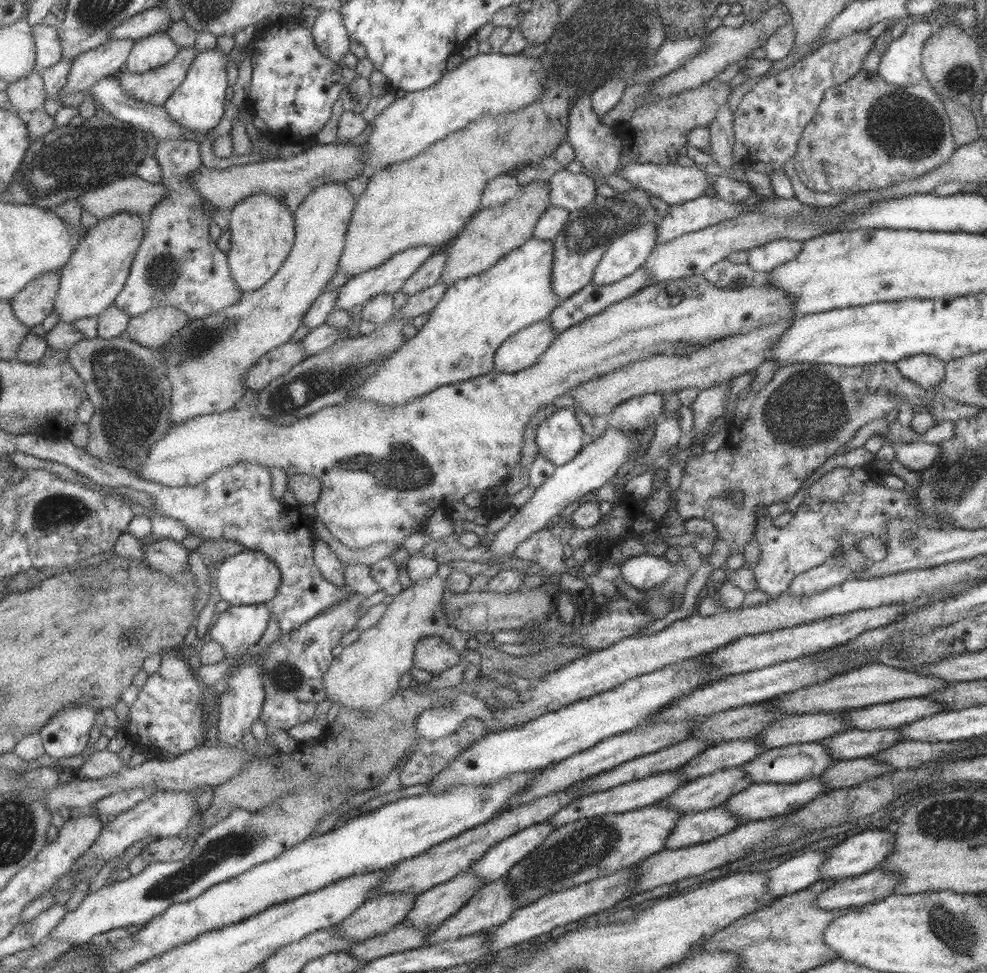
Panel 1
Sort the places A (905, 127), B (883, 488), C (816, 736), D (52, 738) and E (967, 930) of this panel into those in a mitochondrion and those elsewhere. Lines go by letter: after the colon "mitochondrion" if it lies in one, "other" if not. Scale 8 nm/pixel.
A: mitochondrion
B: other
C: mitochondrion
D: other
E: mitochondrion

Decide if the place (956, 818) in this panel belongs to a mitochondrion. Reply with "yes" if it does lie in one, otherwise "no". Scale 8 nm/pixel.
yes

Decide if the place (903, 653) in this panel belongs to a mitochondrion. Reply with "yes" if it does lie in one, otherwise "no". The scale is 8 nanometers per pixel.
yes

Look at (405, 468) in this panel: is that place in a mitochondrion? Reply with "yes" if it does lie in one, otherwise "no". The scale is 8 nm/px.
yes

